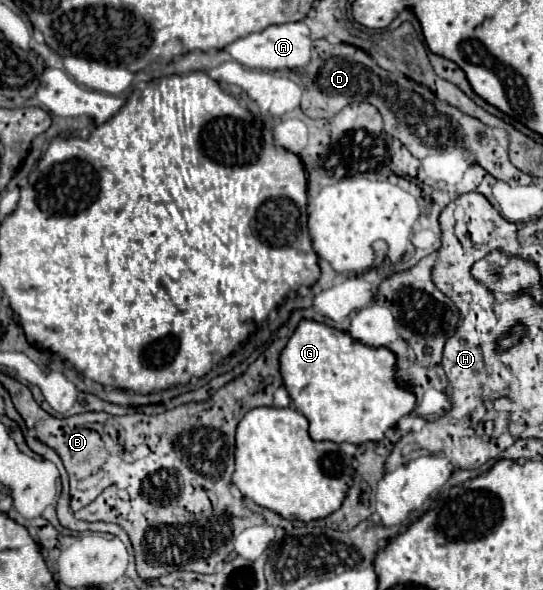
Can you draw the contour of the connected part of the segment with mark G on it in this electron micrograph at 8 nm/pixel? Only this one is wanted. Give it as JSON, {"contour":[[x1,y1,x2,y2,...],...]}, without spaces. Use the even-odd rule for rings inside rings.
{"contour":[[301,320,279,360,285,388,295,408,309,420,309,434,313,440,329,440,335,444,379,442,385,438,385,432,389,428,393,428,403,416,411,414,415,408,415,394,411,386,401,386,395,378,397,358,389,348,367,348,365,344,353,340,347,332,331,328,327,324,315,320]]}

